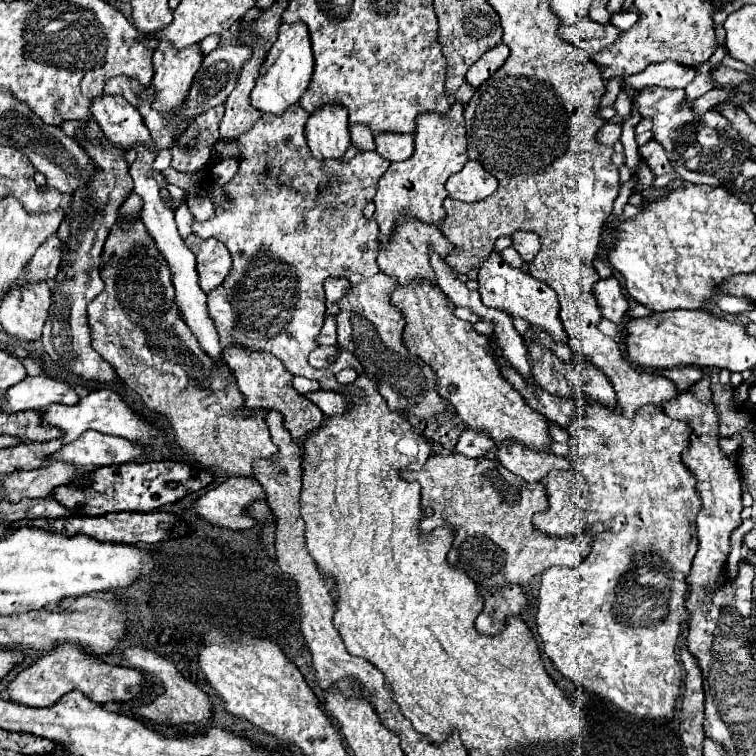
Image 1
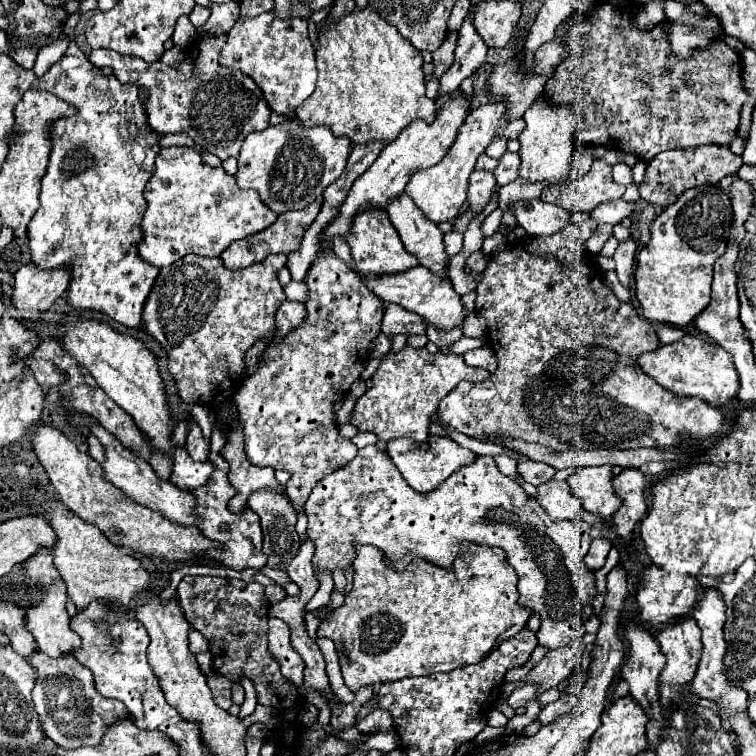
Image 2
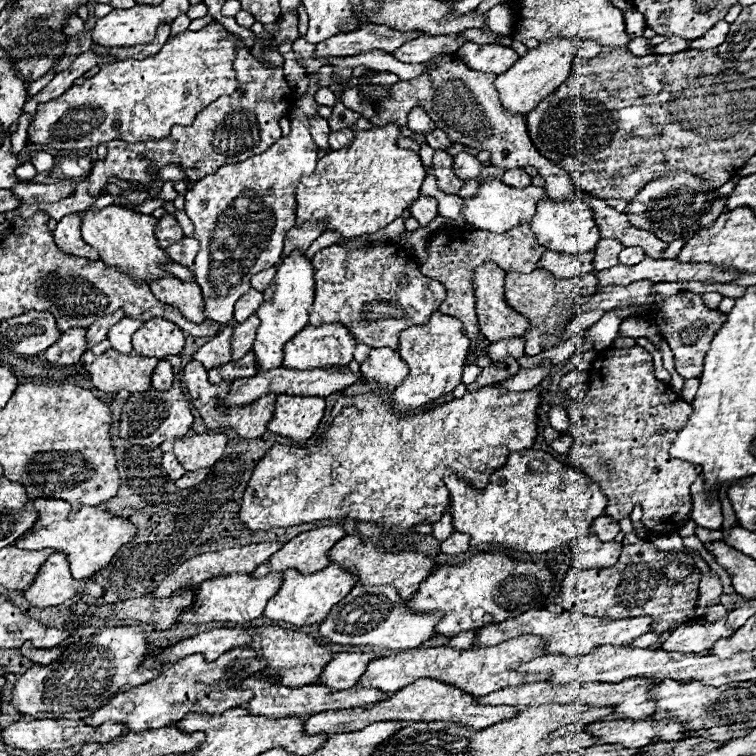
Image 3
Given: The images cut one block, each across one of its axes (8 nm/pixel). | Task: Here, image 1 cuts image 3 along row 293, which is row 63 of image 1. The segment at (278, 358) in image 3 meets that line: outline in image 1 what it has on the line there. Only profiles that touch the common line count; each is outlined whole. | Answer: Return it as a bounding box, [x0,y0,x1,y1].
[252,22,314,114]

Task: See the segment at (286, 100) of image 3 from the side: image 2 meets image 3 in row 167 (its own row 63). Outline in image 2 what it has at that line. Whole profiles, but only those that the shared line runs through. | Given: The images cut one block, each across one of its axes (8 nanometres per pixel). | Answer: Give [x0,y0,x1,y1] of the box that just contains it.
[90,34,270,160]

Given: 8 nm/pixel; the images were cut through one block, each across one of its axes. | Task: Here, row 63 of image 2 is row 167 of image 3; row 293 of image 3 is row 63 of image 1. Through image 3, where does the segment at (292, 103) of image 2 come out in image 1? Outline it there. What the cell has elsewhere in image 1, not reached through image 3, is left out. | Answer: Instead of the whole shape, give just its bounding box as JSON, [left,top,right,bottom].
[182,44,250,118]

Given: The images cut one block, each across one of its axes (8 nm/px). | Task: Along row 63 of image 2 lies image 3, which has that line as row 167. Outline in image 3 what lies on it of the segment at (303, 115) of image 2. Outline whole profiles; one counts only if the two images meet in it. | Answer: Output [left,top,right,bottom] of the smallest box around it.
[296,124,426,238]

